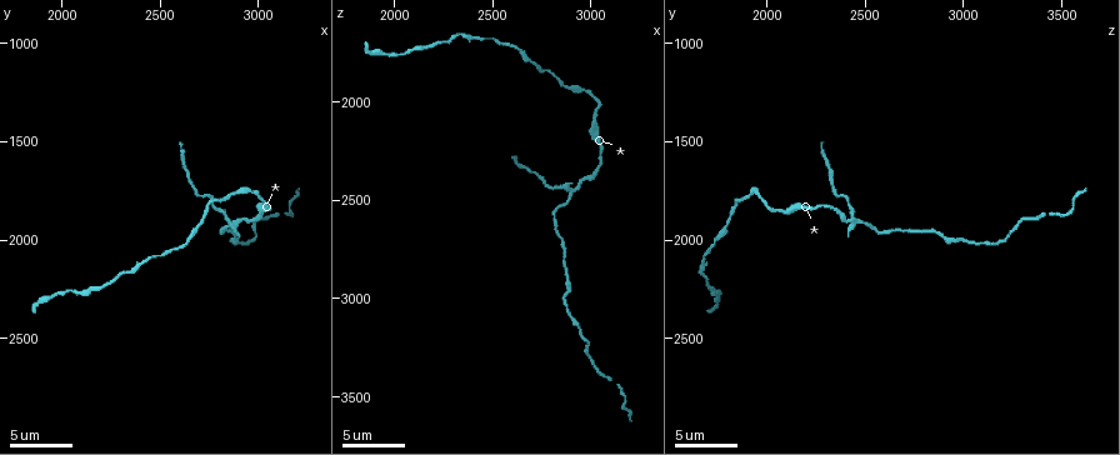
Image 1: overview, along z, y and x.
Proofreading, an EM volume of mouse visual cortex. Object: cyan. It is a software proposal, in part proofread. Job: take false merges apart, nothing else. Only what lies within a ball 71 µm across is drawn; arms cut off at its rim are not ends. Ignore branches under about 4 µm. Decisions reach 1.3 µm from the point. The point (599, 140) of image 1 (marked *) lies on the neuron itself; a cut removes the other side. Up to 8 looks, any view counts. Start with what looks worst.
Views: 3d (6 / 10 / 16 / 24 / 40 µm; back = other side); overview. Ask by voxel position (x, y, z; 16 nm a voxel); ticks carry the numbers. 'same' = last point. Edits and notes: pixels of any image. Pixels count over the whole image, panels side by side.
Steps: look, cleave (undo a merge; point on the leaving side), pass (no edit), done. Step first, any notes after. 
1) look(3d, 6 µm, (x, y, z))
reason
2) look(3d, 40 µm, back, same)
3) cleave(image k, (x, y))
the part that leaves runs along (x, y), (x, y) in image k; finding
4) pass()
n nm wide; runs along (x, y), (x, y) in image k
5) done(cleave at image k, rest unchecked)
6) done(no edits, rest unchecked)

look(3d, 6 µm, (2890, 1910, 2460))
four-way junction

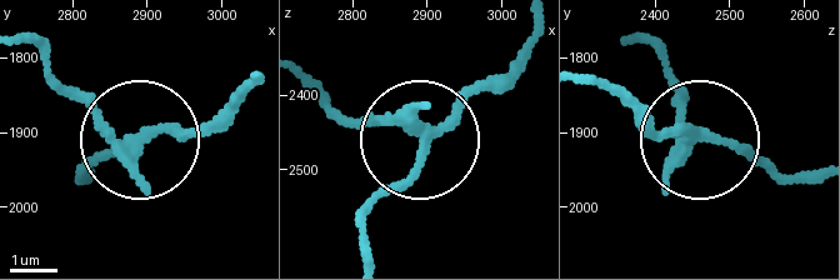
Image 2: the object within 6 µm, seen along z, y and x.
look(3d, 6 µm, back, (2895, 1900, 2455))
from behind

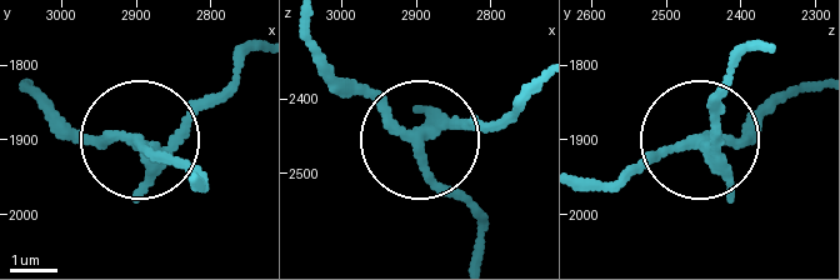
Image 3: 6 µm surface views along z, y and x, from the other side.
cleave(image 3, (206, 106))
the part that leaves runs along (441, 124), (501, 120), (536, 88) in image 3; a second neuron is stuck on

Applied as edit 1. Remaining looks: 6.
look(overview)

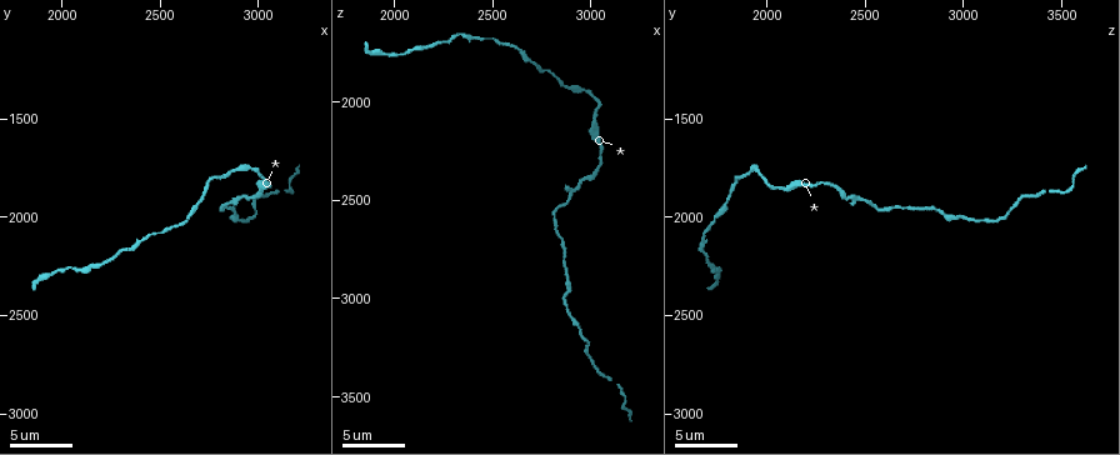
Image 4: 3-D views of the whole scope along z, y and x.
look(3d, 10 µm, (2860, 1780, 1900))
thick turns thin

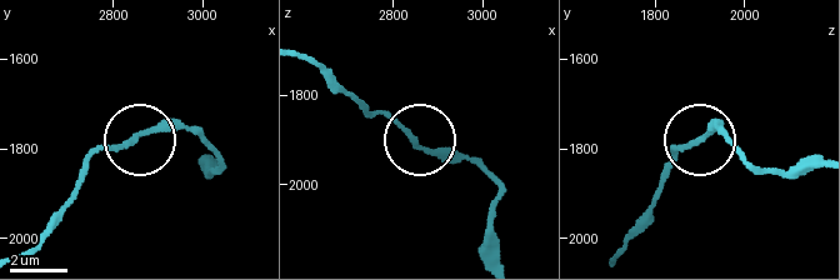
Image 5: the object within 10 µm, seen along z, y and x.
pass()
runs along (499, 256), (494, 185), (458, 151), (423, 146), (368, 109) in image 5; all the same neuron

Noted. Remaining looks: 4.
look(3d, 10 µm, (2340, 2170, 1660))
calibre changes

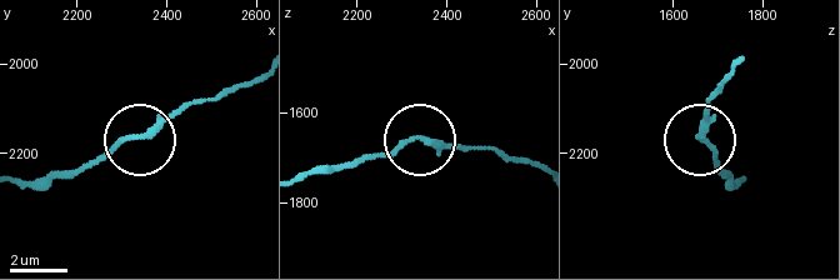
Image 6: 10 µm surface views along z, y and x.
look(3d, 10 µm, back, (2350, 2165, 1660))

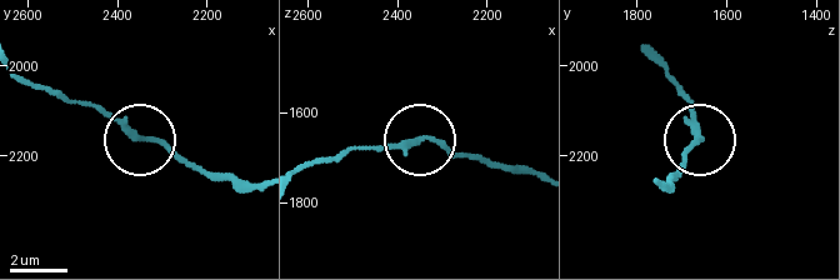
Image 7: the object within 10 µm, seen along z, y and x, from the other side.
pass()
one neuron here

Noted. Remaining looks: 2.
look(3d, 6 µm, (2870, 1990, 3000))
thick turns thin

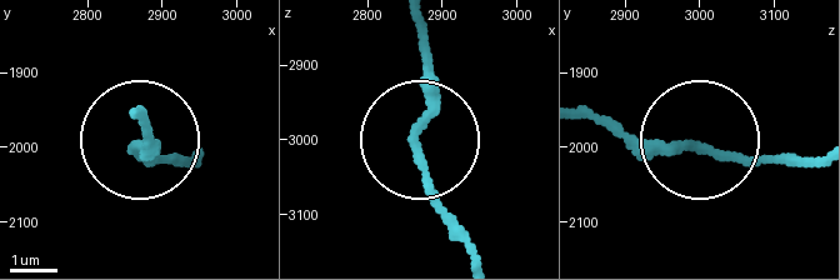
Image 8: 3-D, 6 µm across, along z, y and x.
pass()
continuous, no second neuron

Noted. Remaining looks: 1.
done(cleave at image 3, rest unchecked)

